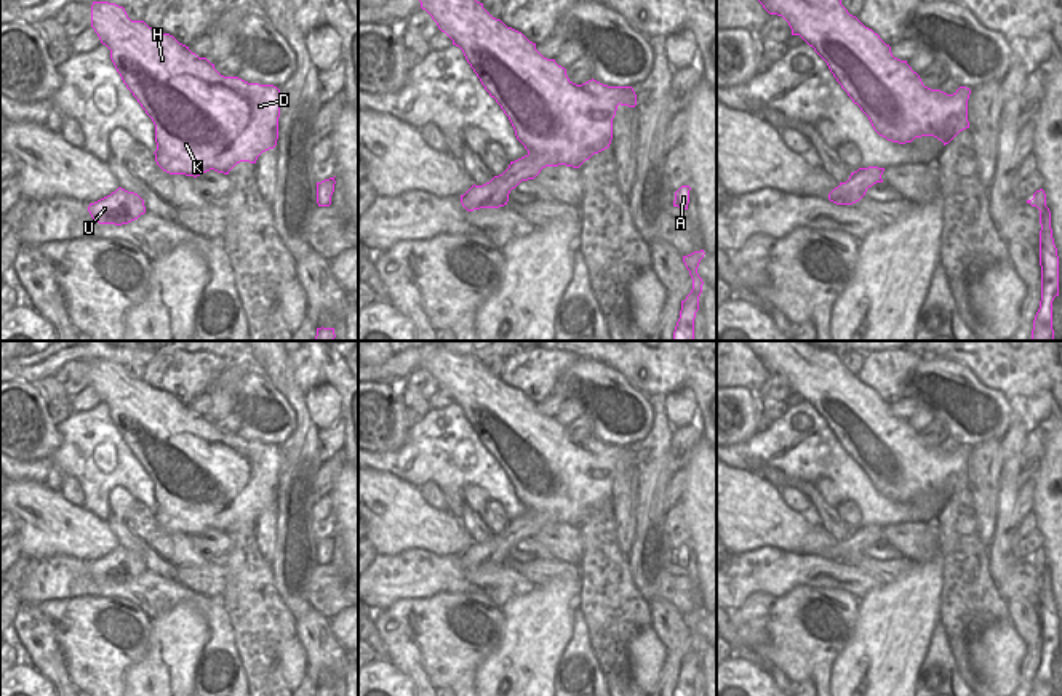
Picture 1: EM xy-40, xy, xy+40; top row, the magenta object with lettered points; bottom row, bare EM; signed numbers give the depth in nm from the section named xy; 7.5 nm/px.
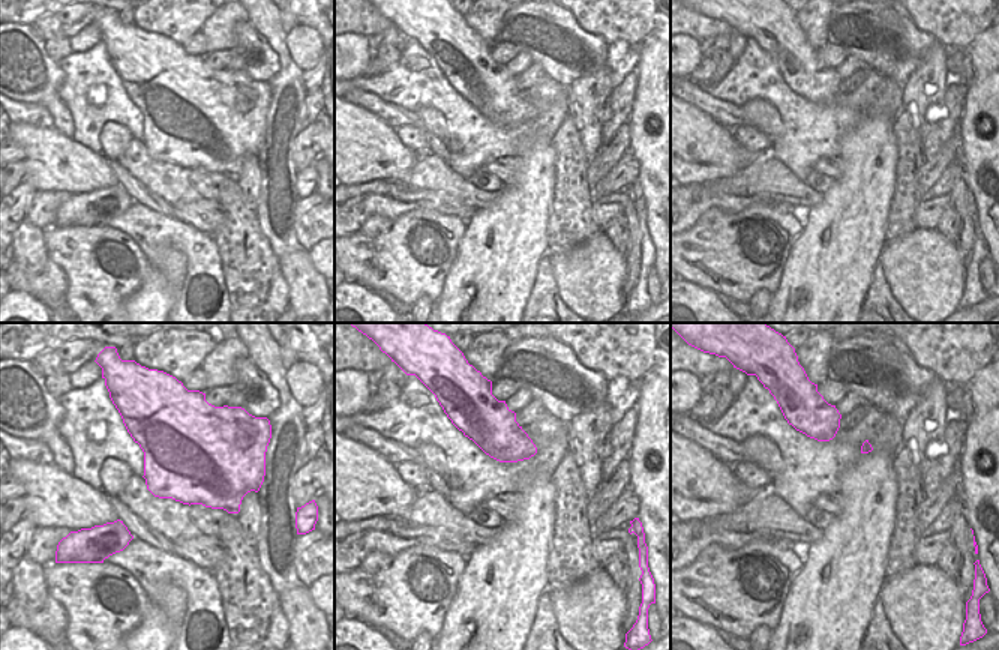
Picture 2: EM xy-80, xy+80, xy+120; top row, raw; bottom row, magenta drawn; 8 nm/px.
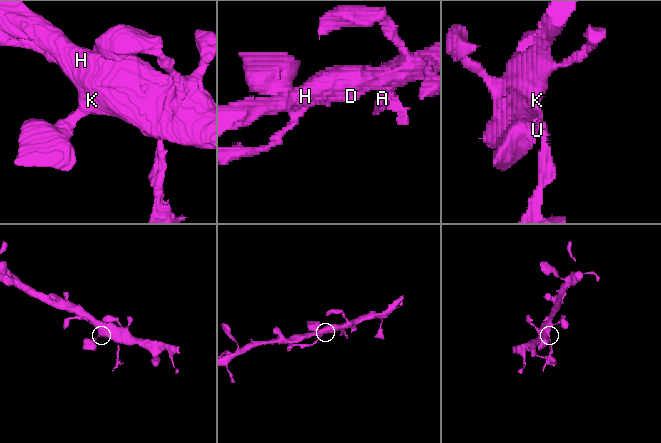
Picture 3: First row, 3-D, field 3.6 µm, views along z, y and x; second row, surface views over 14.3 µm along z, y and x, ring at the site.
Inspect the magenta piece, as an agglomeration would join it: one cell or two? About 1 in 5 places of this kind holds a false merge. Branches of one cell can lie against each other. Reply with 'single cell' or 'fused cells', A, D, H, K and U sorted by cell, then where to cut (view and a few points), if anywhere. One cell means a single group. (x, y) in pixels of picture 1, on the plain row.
single cell; A D H K U; no cut

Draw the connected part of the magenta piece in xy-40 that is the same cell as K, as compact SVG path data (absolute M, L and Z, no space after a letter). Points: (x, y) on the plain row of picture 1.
M93 360L91 386L101 402L110 408L110 418L123 442L152 477L157 501L155 520L163 530L194 536L210 528L229 533L237 522L256 522L262 510L277 504L280 475L280 448L277 445L221 434L206 416L198 416L173 394L158 390L144 379L131 379L125 366L115 362Z

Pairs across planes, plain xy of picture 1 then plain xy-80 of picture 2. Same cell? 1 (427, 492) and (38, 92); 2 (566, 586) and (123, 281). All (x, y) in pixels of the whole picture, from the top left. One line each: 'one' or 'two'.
1: one
2: two

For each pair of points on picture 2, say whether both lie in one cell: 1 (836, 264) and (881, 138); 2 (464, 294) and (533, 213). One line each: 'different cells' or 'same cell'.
1: same cell
2: same cell

